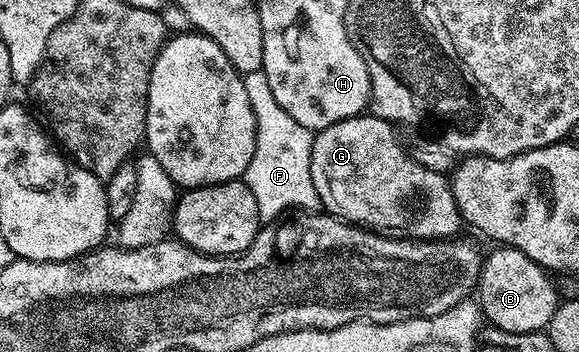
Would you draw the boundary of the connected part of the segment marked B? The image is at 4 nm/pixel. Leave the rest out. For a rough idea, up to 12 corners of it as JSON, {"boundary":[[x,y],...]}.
{"boundary":[[493,247],[478,303],[493,328],[544,332],[558,305],[547,271]]}

